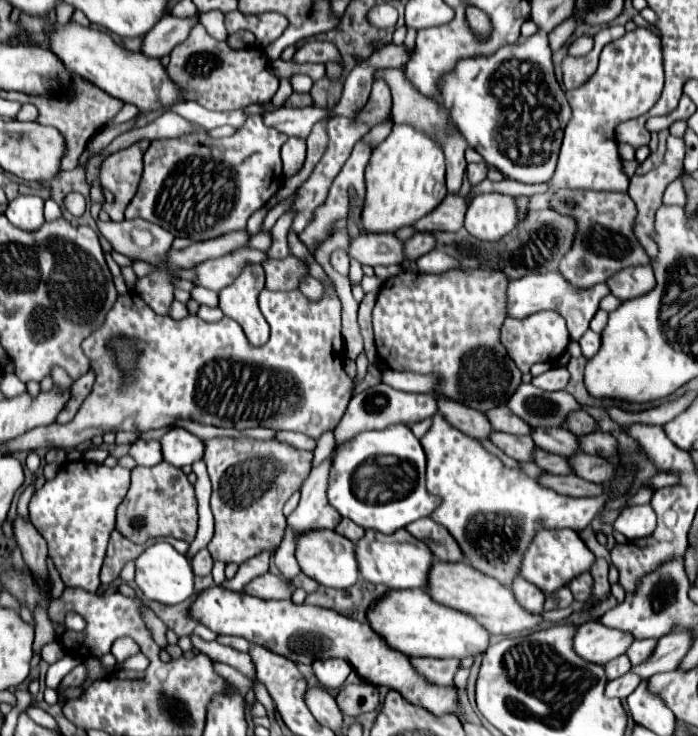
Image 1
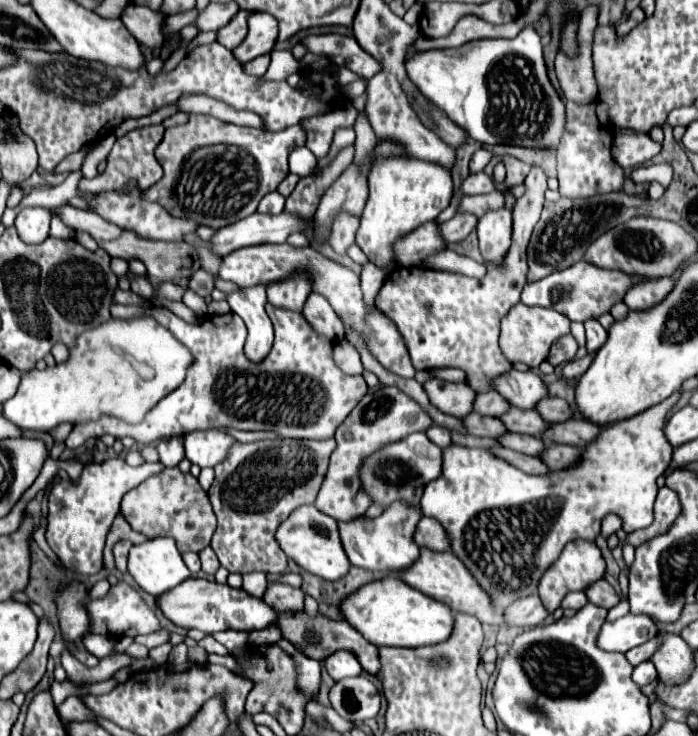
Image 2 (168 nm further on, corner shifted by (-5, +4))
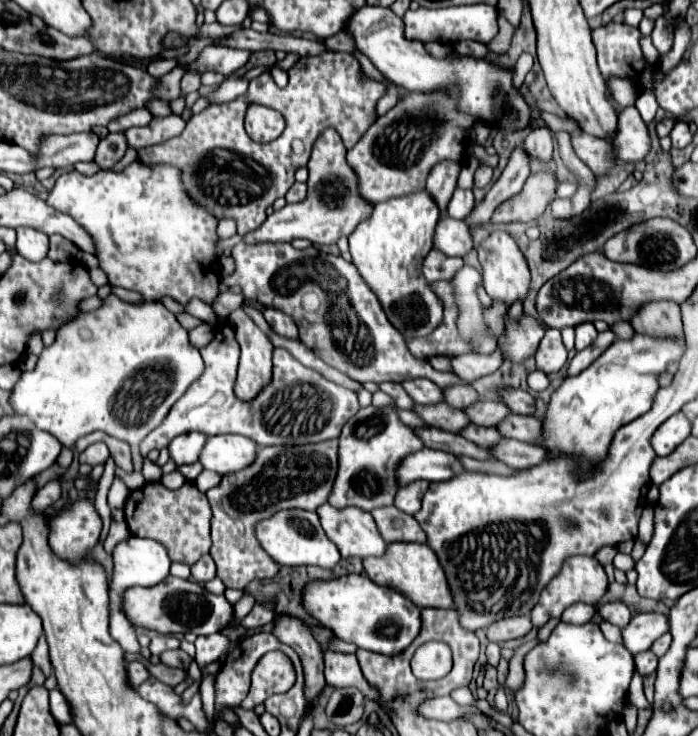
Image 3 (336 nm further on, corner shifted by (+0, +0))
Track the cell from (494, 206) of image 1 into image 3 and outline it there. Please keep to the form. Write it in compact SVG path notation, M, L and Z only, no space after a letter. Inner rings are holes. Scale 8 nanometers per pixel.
M495 229L491 231L477 247L477 257L481 263L481 275L483 275L483 285L489 297L501 299L507 305L511 305L517 299L525 299L525 293L529 289L529 267L523 259L523 253L519 251L515 239L505 231L505 229Z

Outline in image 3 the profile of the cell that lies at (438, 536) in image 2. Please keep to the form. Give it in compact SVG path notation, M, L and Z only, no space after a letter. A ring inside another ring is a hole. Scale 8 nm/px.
M379 507L373 509L371 515L377 521L377 527L387 543L427 543L427 535L423 533L415 517L401 513L397 507Z

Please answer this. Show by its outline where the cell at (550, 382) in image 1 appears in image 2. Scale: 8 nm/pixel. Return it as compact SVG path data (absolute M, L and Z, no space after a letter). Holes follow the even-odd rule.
M588 353L588 355L582 357L582 359L568 361L568 363L564 365L564 369L562 369L562 377L566 377L566 379L574 377L574 379L578 379L580 375L586 373L586 369L588 369L590 363L592 363L592 359L594 359L594 353Z

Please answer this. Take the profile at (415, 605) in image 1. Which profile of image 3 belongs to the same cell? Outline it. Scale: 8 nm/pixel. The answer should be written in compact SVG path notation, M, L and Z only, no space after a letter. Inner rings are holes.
M345 575L333 581L315 581L303 593L307 611L339 639L367 651L395 655L407 649L421 629L421 609L391 587L373 583L367 575Z

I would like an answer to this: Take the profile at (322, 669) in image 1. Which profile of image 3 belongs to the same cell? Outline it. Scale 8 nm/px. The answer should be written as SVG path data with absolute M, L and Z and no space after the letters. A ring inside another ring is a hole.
M327 651L325 653L325 681L331 687L349 687L349 685L353 685L365 697L377 701L377 693L365 681L365 677L363 677L363 673L359 669L359 663L357 663L357 657L355 655Z

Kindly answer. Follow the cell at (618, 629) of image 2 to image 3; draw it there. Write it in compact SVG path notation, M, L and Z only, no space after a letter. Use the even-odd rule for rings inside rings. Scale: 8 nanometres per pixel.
M649 611L649 613L633 615L631 621L621 629L623 647L631 655L637 655L641 651L647 651L651 643L667 631L669 631L669 619L661 613Z

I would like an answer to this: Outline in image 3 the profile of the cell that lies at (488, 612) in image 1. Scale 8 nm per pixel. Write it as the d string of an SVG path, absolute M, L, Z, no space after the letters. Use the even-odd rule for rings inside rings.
M391 543L383 557L367 557L363 559L365 573L379 585L391 587L405 597L409 597L415 605L423 607L439 607L439 609L455 609L451 589L447 585L447 577L435 551L429 545L421 543Z

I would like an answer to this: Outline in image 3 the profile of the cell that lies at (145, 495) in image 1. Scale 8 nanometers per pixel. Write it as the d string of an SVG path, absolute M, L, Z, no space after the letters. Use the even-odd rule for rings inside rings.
M147 483L135 491L131 491L125 501L125 521L133 535L149 537L163 543L169 549L169 557L173 561L181 561L193 565L201 555L209 553L209 523L211 509L205 493L201 493L193 483L185 483L179 489L167 489L163 483Z

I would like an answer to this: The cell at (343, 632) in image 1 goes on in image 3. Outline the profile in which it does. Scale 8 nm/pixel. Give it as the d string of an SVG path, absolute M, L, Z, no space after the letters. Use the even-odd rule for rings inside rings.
M167 577L155 587L127 589L127 593L123 593L123 607L127 619L135 627L147 627L157 633L213 635L225 629L233 619L233 605L225 599L225 595L209 593L203 585L179 577Z

